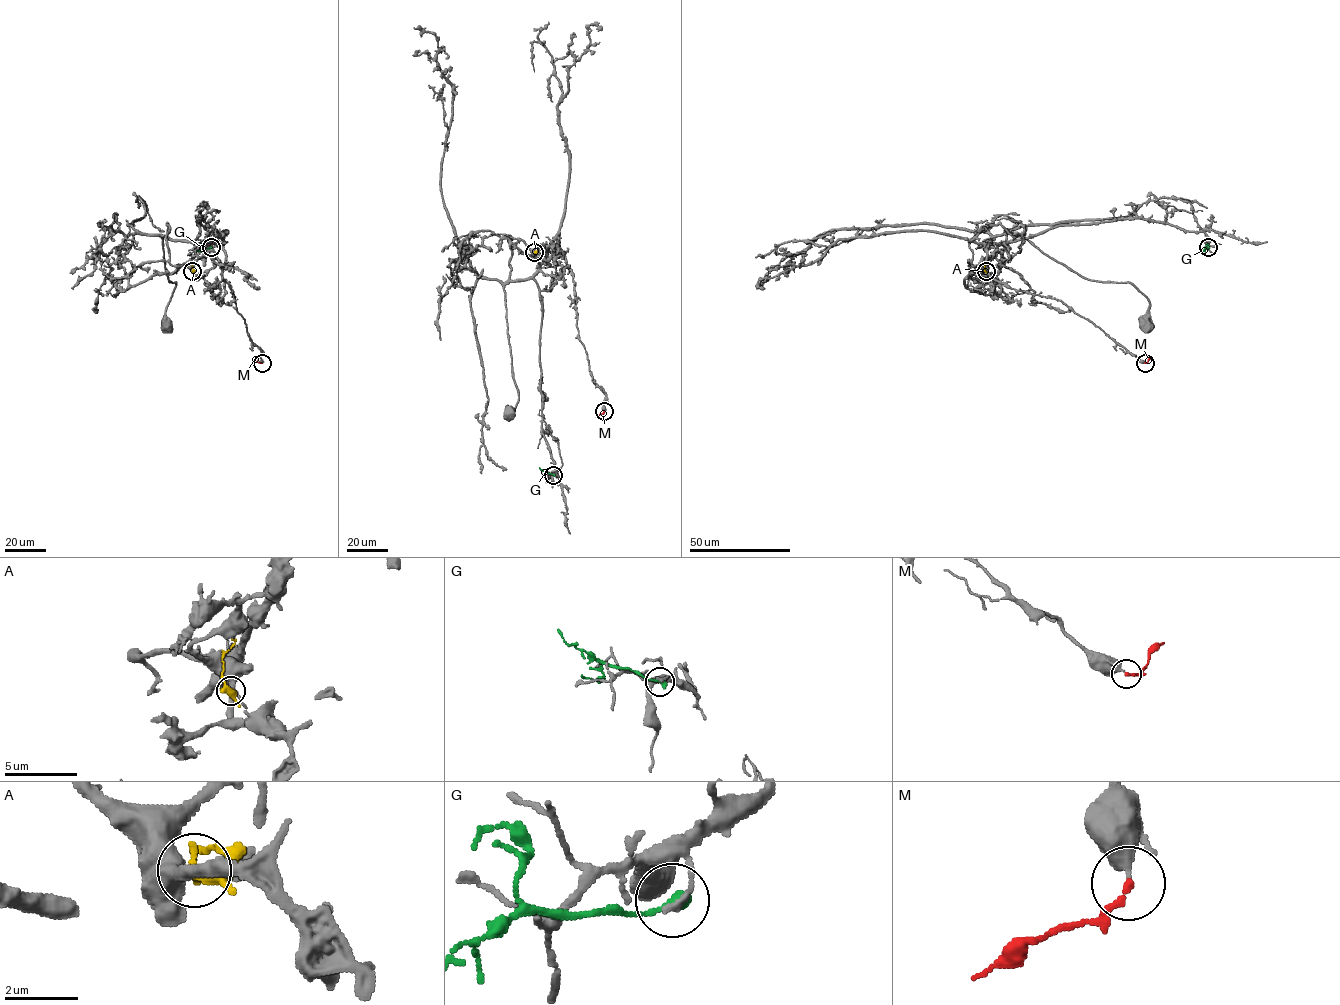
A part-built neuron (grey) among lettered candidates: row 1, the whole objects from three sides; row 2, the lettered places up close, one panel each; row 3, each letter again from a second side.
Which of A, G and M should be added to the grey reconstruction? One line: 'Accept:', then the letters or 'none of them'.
Accept: M

